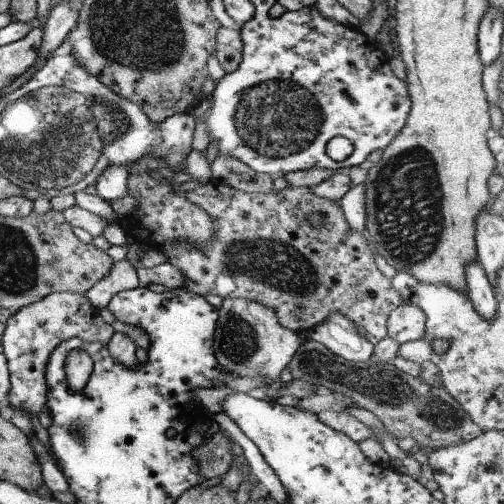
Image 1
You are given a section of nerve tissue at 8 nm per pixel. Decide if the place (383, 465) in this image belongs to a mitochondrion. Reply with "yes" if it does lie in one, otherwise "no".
no

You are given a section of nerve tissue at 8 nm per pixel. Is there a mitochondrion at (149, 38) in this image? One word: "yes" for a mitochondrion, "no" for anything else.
yes

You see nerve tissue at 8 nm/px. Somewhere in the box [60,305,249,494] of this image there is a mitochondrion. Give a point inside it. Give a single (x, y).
(80, 430)

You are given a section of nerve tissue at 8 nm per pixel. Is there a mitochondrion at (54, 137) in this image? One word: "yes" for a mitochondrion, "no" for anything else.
yes

